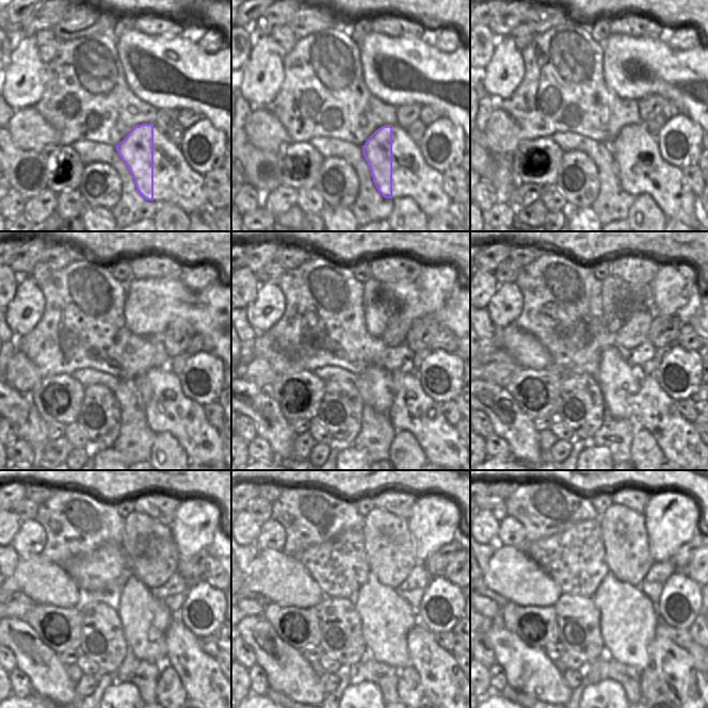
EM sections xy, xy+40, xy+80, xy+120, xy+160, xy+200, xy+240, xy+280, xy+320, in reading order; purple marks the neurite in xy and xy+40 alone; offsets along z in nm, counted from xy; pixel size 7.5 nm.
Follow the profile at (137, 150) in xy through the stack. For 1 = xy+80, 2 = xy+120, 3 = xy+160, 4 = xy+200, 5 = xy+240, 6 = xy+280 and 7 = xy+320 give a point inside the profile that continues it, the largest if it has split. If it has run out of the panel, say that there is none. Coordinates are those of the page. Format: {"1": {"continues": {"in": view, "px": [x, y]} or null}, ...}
{"1": {"continues": {"in": "xy+80", "px": [621, 145]}}, "2": {"continues": {"in": "xy+120", "px": [174, 409]}}, "3": {"continues": {"in": "xy+160", "px": [413, 409]}}, "4": {"continues": {"in": "xy+200", "px": [655, 409]}}, "5": {"continues": {"in": "xy+240", "px": [205, 684]}}, "6": {"continues": {"in": "xy+280", "px": [444, 682]}}, "7": {"continues": {"in": "xy+320", "px": [681, 682]}}}

